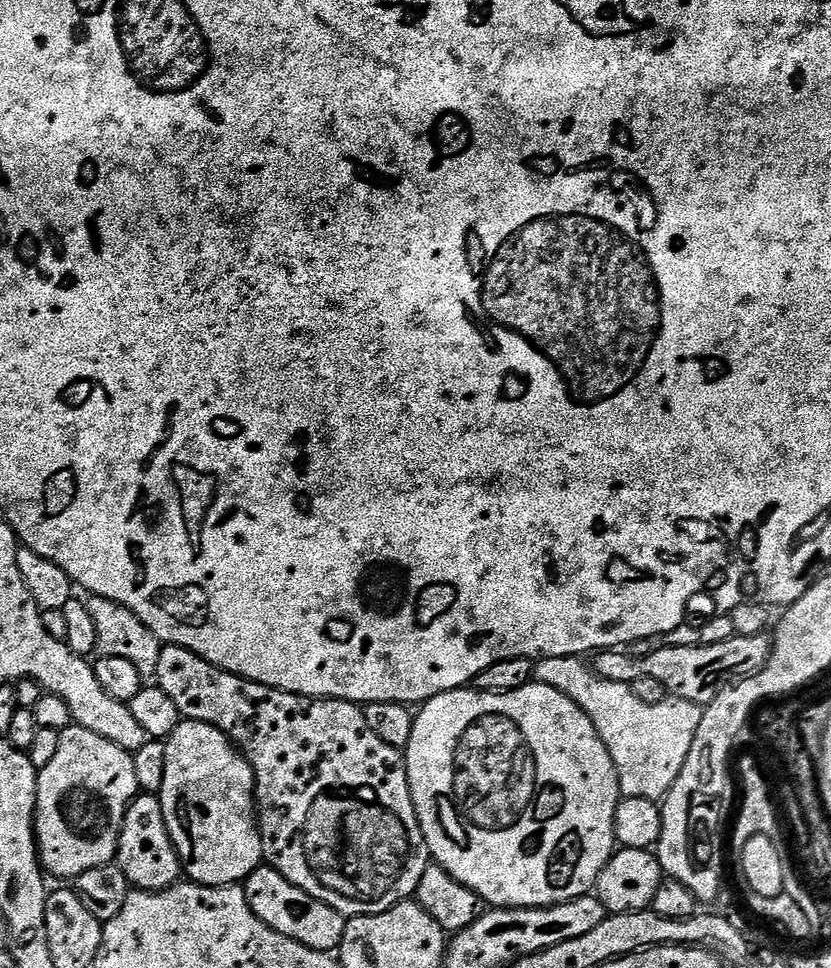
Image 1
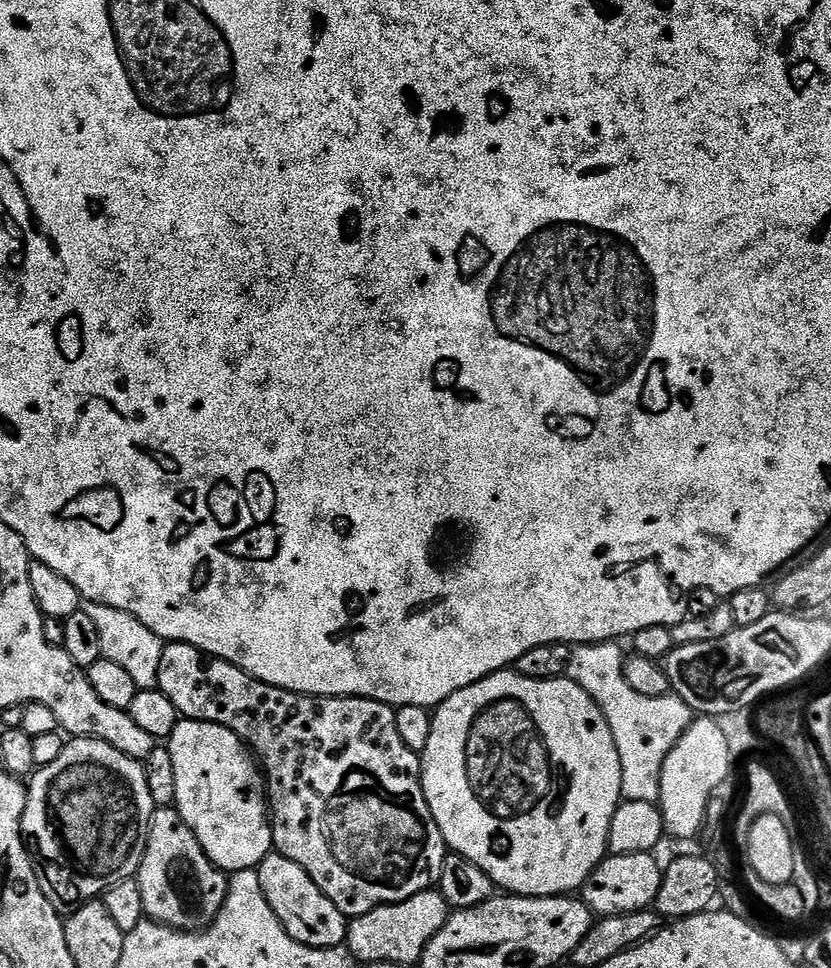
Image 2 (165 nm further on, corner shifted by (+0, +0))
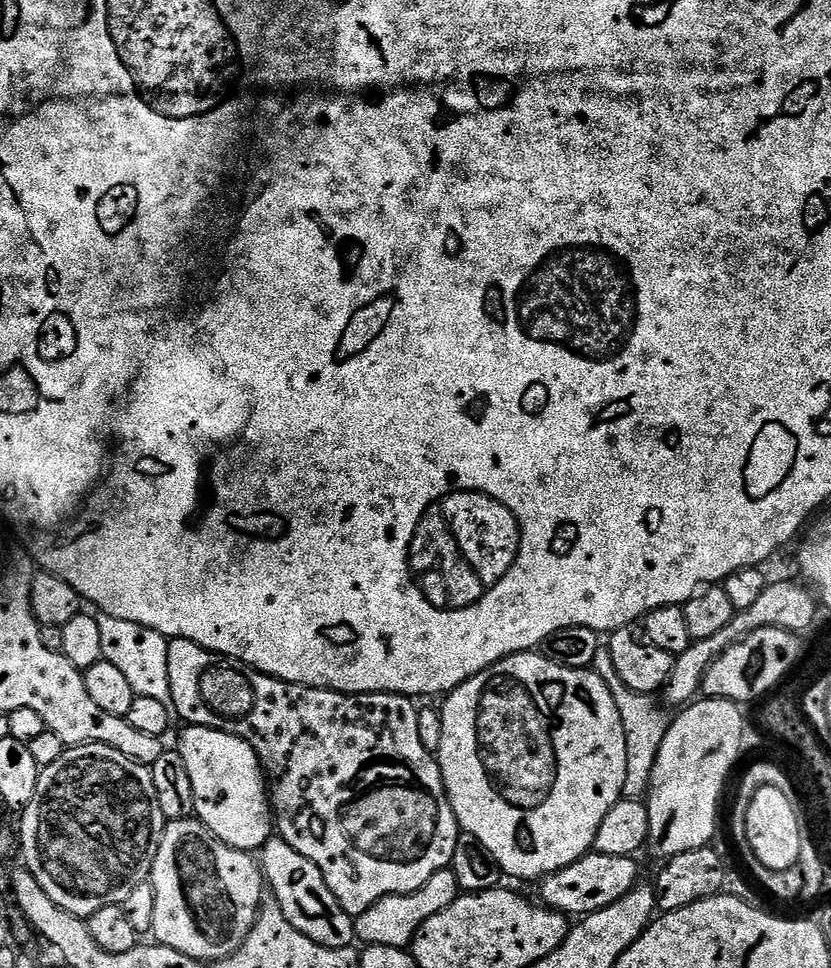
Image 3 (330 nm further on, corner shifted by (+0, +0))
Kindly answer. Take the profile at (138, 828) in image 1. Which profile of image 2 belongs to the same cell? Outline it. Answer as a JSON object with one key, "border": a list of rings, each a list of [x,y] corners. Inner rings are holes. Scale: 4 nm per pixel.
{"border":[[[157,806],[153,810],[148,827],[146,850],[140,863],[140,870],[134,878],[139,882],[142,890],[145,917],[171,928],[178,928],[181,932],[198,932],[208,927],[212,919],[219,914],[222,902],[228,893],[229,877],[214,867],[210,858],[206,858],[198,838],[194,838],[194,830],[186,826],[182,814],[175,806]]]}

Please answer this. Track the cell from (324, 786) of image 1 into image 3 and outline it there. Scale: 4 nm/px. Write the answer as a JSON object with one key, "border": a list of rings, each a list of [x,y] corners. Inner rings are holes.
{"border":[[[172,640],[168,646],[168,662],[170,676],[171,707],[175,715],[185,721],[185,725],[193,728],[213,728],[234,734],[245,740],[260,759],[260,767],[264,770],[267,787],[270,789],[270,811],[274,817],[274,828],[279,839],[285,840],[302,858],[310,858],[318,870],[322,870],[322,878],[326,878],[326,886],[338,898],[338,906],[346,910],[353,918],[361,916],[374,902],[387,896],[401,896],[422,887],[434,873],[449,867],[454,858],[454,850],[458,846],[458,838],[462,835],[460,823],[456,820],[454,810],[448,801],[444,789],[444,779],[440,769],[440,761],[433,753],[422,746],[418,736],[418,708],[409,697],[396,696],[393,692],[366,692],[349,694],[332,692],[328,688],[307,688],[305,684],[288,684],[284,680],[275,680],[265,672],[255,671],[237,661],[220,656],[217,652],[208,652],[189,640]]]}

